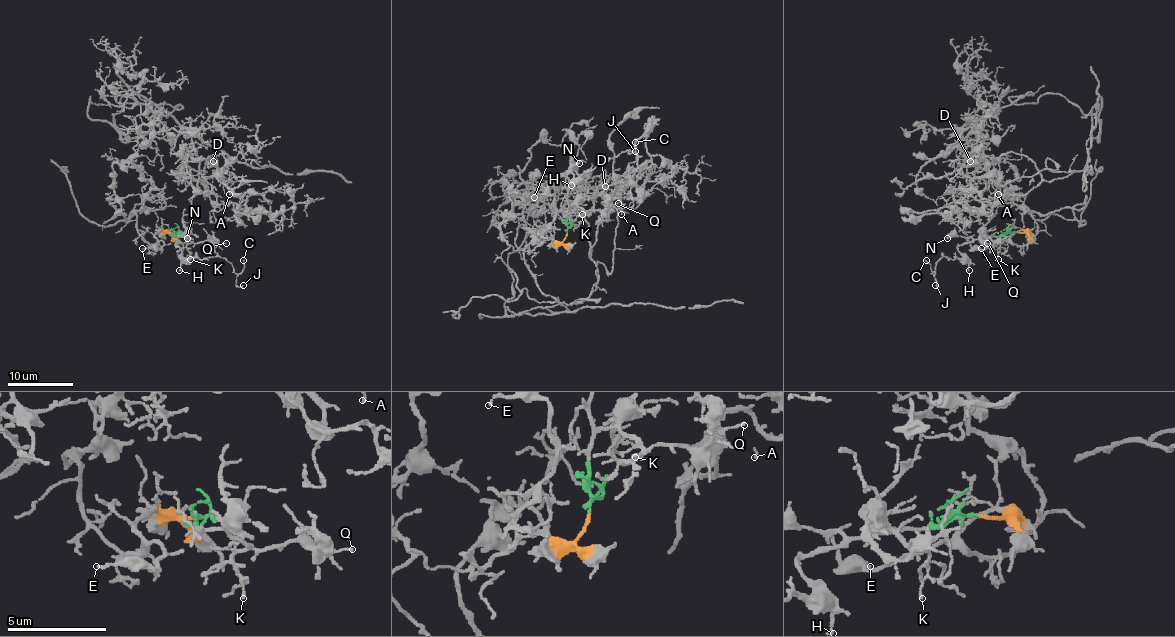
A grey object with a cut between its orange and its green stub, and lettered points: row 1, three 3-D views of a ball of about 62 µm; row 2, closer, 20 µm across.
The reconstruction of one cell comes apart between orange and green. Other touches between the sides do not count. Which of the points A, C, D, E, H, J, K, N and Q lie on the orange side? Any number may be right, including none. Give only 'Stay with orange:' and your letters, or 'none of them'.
Stay with orange: A, D, E

